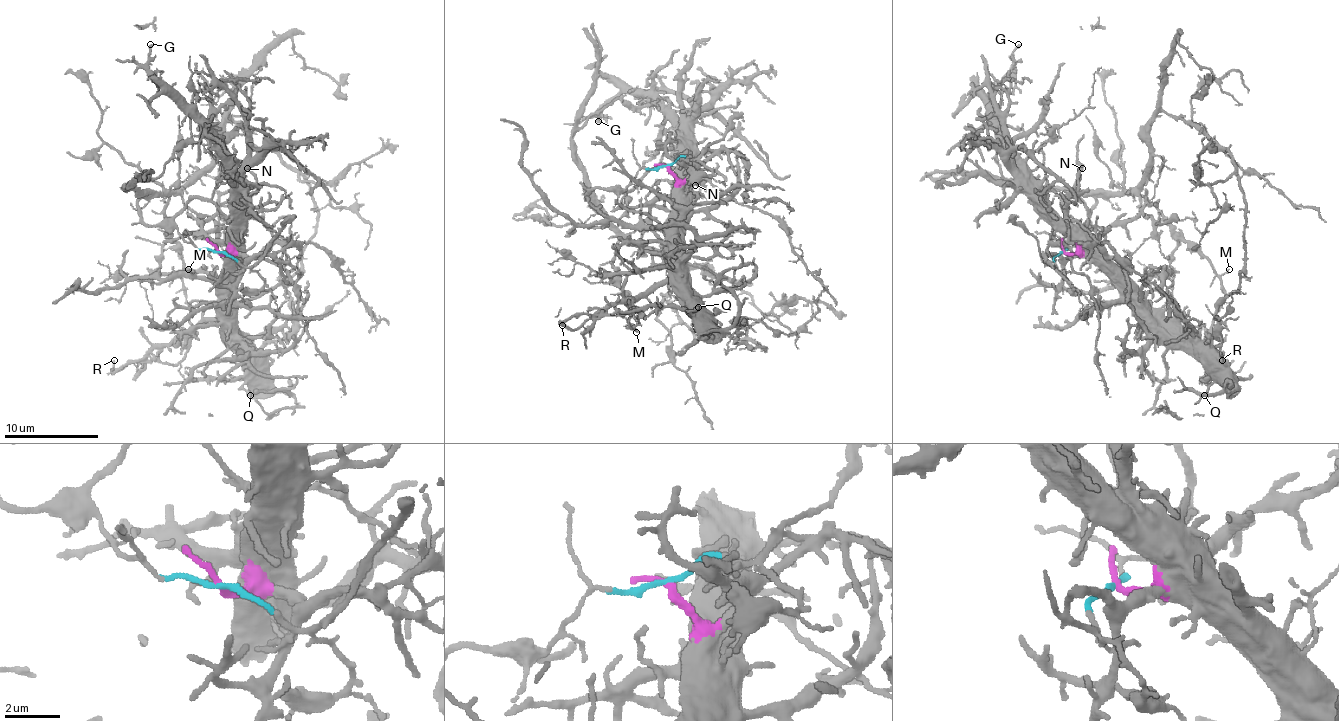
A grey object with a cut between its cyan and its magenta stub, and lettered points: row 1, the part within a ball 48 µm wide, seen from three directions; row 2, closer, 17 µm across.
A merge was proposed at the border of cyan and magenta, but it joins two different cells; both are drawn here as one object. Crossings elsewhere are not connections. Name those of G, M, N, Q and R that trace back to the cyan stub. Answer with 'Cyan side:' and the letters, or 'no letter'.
Cyan side: M

